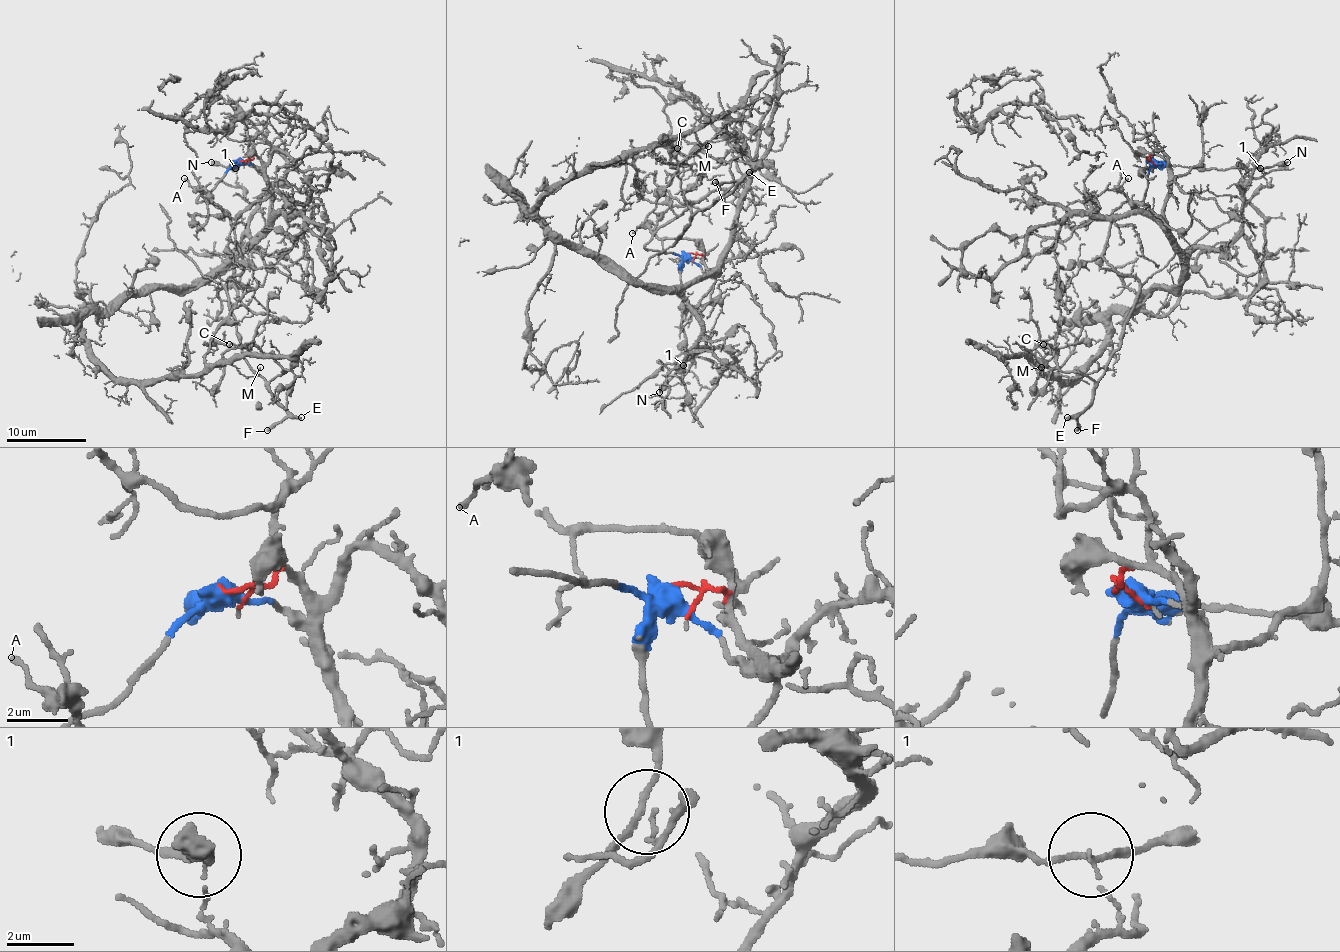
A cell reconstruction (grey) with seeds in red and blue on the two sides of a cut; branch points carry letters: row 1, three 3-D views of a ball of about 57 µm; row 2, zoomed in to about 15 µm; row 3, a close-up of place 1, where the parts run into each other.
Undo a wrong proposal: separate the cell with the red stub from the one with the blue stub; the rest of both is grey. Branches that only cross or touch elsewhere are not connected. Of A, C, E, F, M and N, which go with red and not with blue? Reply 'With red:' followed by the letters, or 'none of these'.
With red: M

